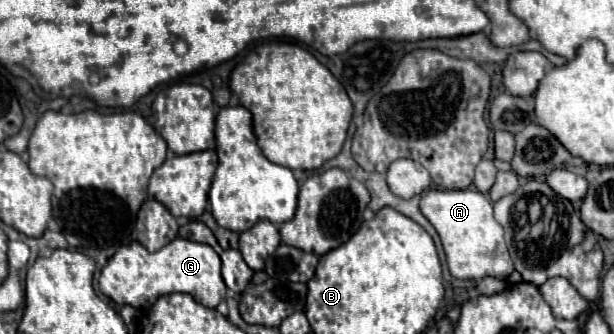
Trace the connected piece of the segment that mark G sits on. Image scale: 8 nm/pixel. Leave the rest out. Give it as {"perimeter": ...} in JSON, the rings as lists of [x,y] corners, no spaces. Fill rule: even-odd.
{"perimeter":[[[181,237],[173,239],[155,253],[149,253],[137,241],[119,247],[101,271],[99,291],[119,305],[131,305],[137,309],[147,309],[159,297],[169,293],[189,293],[197,303],[215,309],[227,295],[227,287],[221,277],[219,255],[209,245]]]}

